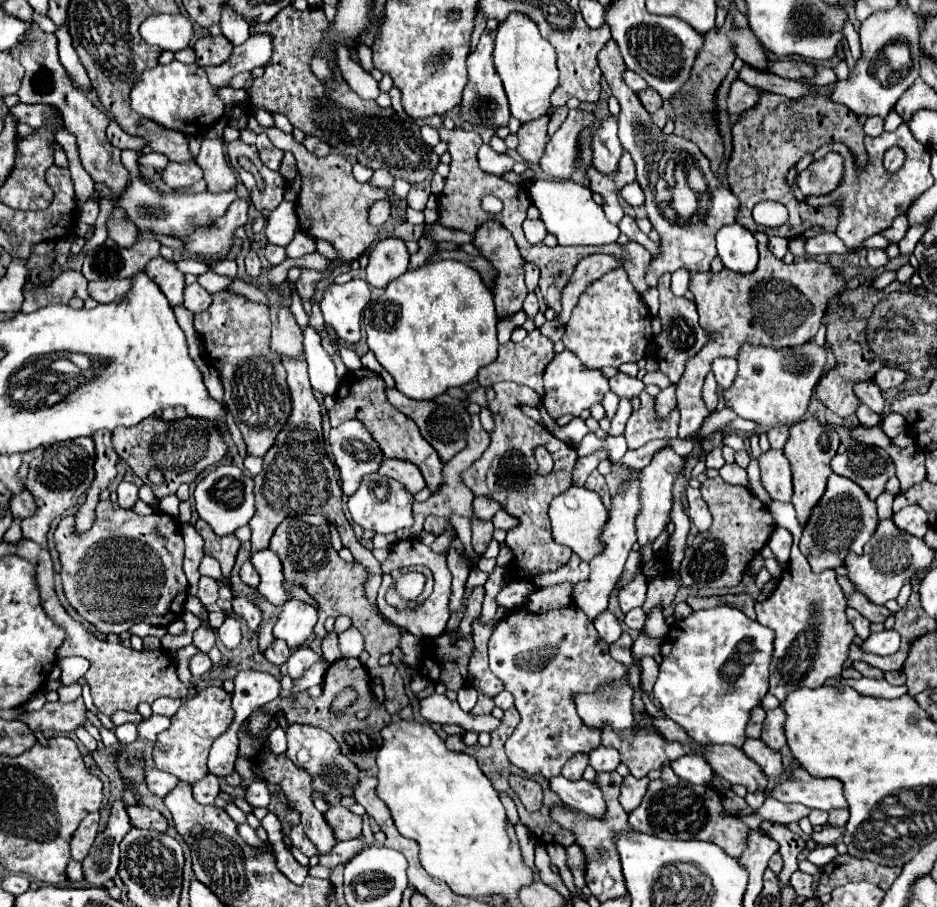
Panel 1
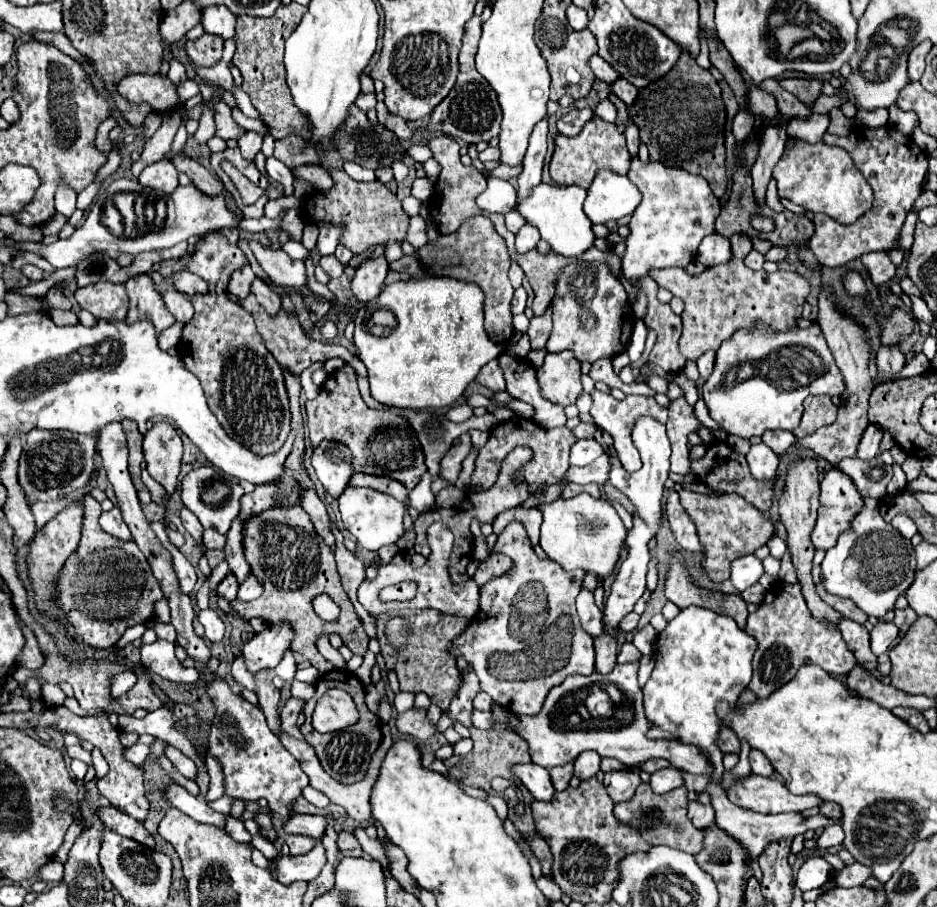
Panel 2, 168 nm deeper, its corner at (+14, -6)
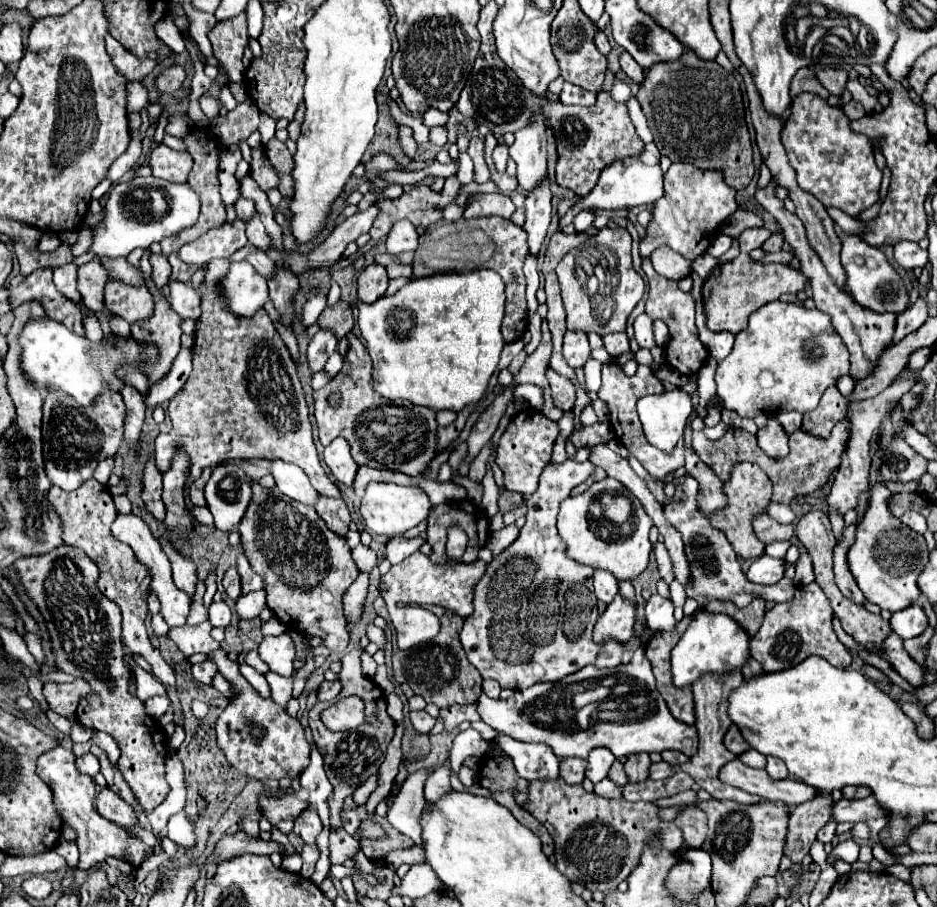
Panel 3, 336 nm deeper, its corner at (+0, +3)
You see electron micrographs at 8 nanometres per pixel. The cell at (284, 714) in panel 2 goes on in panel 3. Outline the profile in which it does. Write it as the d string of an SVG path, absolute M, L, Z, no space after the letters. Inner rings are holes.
M324 681L322 687L318 689L318 699L336 699L340 691L342 691L340 681Z

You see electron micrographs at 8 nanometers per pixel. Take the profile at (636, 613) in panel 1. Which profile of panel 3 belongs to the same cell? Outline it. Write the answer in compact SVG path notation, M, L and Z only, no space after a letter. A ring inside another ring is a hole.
M654 593L646 603L646 623L650 629L674 629L674 605L670 599Z

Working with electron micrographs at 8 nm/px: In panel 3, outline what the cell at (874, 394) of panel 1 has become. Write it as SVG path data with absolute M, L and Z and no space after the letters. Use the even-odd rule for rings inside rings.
M772 301L760 307L750 315L750 325L742 333L736 335L734 349L726 359L720 361L716 369L716 385L718 395L724 399L724 407L736 411L740 417L758 417L760 411L764 415L784 413L784 411L800 411L808 413L812 411L824 389L834 385L838 377L846 375L850 369L848 361L848 349L842 343L840 335L832 327L830 315L818 311L818 309L806 309L800 303L782 303Z

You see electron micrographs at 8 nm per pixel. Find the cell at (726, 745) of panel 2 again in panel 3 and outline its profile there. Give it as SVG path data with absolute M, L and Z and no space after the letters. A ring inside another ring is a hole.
M732 725L732 727L728 729L728 733L726 733L726 737L724 737L724 745L726 745L728 751L732 751L736 757L742 755L742 753L746 753L746 751L750 749L750 745L742 739L742 735L740 735L740 731L738 731L736 725Z

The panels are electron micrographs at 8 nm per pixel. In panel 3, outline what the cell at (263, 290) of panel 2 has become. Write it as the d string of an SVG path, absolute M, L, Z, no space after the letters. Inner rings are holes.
M252 251L246 255L246 261L260 273L260 275L270 275L274 271L274 261L264 253L264 251Z

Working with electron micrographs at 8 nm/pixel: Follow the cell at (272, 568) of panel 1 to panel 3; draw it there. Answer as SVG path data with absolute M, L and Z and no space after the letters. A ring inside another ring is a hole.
M264 589L248 593L248 595L240 595L236 599L236 615L240 621L250 621L250 619L258 617L264 607L266 607Z

